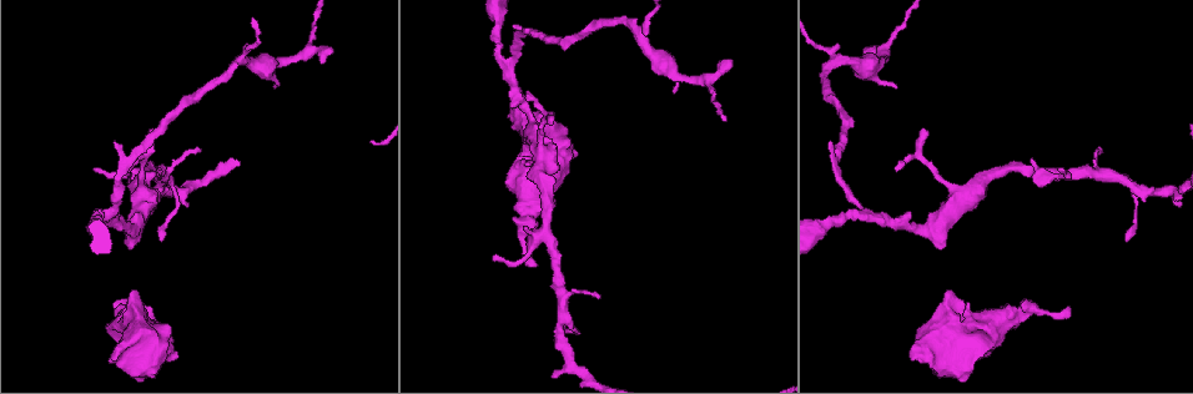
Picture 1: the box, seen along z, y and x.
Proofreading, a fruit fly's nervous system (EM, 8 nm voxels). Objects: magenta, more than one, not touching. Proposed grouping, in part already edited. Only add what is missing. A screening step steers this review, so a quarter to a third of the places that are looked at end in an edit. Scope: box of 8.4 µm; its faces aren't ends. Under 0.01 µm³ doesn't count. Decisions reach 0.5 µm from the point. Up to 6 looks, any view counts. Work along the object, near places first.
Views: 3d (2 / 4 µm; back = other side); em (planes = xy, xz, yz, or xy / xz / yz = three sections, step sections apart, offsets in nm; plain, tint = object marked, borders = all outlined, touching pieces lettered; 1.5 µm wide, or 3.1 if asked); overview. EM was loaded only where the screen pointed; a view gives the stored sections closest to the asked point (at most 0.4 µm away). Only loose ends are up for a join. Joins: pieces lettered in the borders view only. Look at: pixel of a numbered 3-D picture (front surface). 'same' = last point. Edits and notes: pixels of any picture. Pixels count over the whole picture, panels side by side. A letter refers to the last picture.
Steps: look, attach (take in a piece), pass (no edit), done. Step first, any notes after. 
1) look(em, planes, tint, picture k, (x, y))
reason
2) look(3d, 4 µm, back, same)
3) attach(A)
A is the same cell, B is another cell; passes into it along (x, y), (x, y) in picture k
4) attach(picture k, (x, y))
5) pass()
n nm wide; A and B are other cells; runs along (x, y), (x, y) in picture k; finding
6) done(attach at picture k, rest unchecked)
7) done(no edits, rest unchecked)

look(em, planes, tint, picture 1, (320, 61))
branch stops here

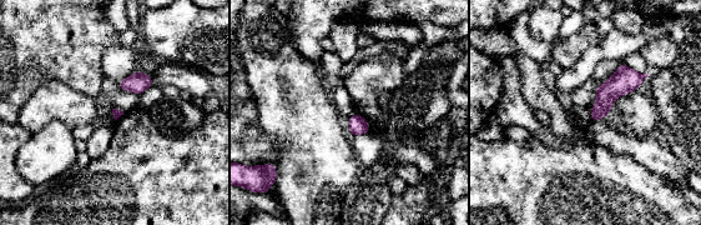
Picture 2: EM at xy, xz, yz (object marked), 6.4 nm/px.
look(em, planes, borders, same)
what lies round it

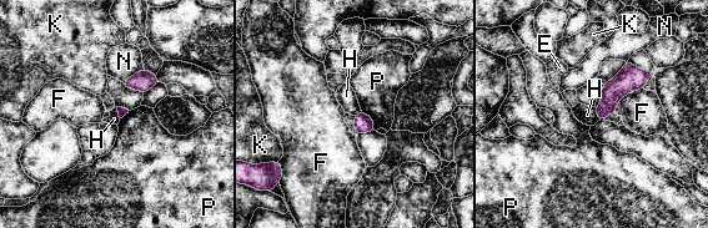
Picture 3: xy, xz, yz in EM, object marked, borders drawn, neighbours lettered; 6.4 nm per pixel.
pass()
E, F, H, K, N and P are other cells; border along (594, 107), (599, 120) in picture 3; none of them fits

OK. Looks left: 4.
look(em, yz, step 4, tint, picture 1, (1067, 312))
long arm stops here

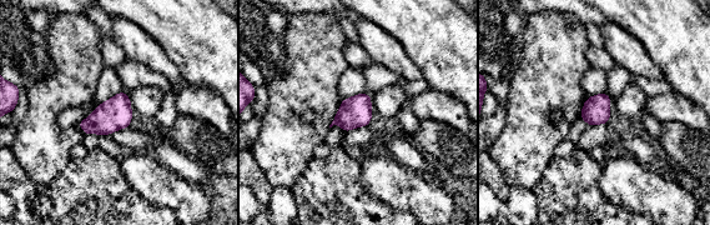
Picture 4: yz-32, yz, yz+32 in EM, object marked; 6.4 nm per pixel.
look(em, xy, step 4, borders, same)
another direction

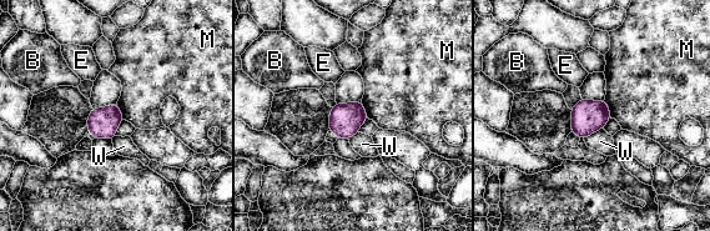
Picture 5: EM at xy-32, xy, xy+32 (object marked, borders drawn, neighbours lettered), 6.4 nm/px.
pass()
B, E, M and W are other cells; border along (603, 127), (584, 139) in picture 5; none of them fits

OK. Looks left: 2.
look(em, planes, borders, picture 1, (116, 142))
free end

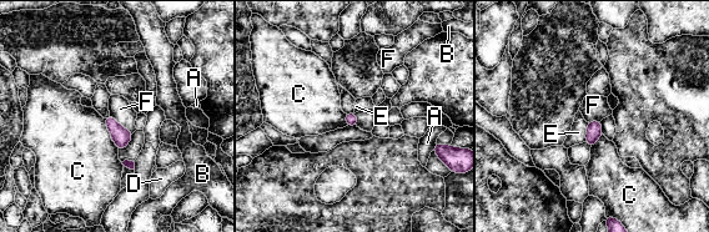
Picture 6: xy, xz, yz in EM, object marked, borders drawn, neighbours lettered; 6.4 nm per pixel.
pass()
80 nm wide; A, B, C, D, E and F are other cells; border along (110, 114), (132, 132) in picture 6; no lettered piece goes on from it

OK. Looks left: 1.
done(no edits, rest unchecked)

